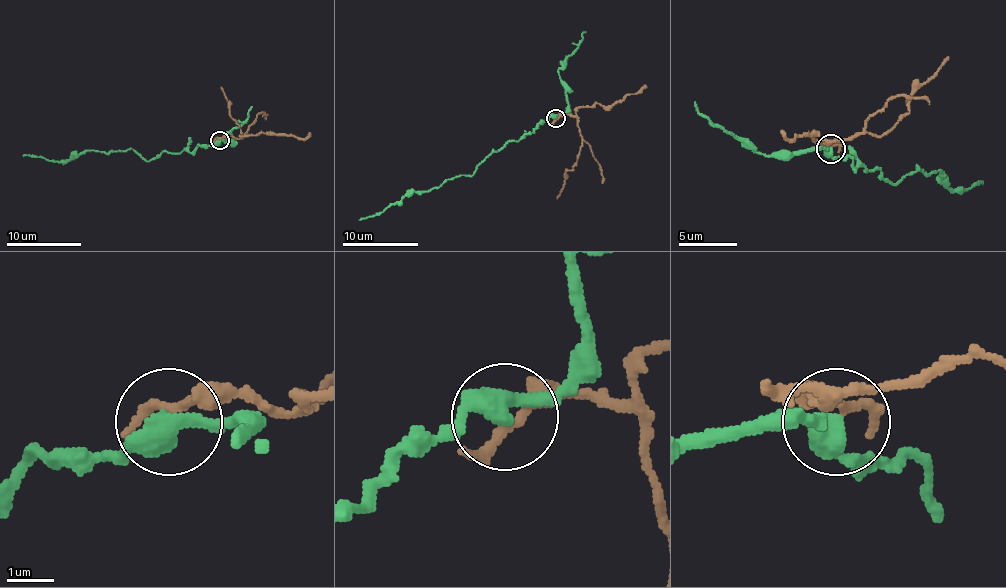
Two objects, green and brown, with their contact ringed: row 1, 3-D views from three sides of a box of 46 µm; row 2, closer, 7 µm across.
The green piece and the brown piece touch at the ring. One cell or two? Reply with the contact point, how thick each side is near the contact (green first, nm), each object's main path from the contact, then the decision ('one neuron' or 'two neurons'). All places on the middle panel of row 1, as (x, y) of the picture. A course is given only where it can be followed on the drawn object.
at (555, 118); 440 nm thick on the green side, 190 nm on the other; green runs (555, 118), (547, 118), (534, 131), (508, 140), (470, 174), (447, 178), (438, 187), (419, 191), (359, 219); brown runs (555, 118), (560, 115), (577, 119), (581, 138), (577, 163), (565, 171), (565, 184), (557, 198); two neurons

